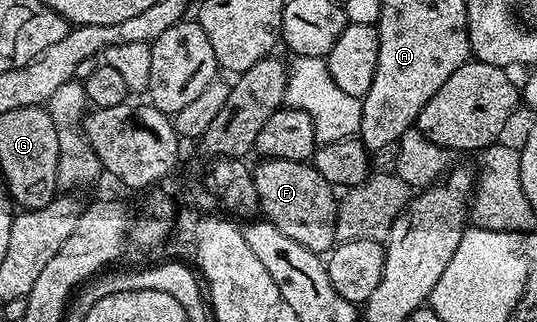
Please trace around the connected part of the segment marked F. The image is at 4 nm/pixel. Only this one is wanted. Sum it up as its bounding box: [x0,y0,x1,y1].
[253,160,339,254]

